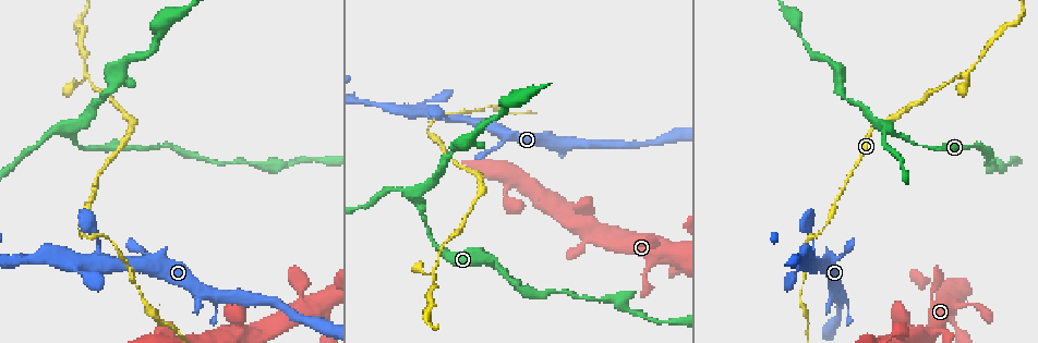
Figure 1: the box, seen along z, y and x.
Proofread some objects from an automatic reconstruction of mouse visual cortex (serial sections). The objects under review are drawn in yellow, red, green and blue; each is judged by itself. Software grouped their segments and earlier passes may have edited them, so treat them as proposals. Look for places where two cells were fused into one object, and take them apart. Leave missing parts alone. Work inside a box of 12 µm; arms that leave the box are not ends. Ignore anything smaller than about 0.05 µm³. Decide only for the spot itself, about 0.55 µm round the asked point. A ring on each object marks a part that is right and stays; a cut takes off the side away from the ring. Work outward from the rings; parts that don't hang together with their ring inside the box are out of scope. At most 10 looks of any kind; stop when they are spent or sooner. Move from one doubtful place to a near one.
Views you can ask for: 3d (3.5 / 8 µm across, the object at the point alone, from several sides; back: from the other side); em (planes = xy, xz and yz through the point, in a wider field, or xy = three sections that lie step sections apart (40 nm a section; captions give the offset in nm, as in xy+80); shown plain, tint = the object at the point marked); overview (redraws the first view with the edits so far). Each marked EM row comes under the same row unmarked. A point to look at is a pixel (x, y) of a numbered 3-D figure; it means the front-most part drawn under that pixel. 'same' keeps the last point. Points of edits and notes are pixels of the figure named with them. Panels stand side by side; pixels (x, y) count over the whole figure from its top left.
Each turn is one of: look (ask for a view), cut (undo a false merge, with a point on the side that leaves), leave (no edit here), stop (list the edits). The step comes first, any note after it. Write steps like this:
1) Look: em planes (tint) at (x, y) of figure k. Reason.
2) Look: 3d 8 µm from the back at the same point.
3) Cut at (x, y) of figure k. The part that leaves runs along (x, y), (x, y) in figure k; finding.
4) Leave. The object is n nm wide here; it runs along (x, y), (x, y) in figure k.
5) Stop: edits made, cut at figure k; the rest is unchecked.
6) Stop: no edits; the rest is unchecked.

Look: 3d 3.5 µm at (817, 236) of figure 1. Sharp bend.

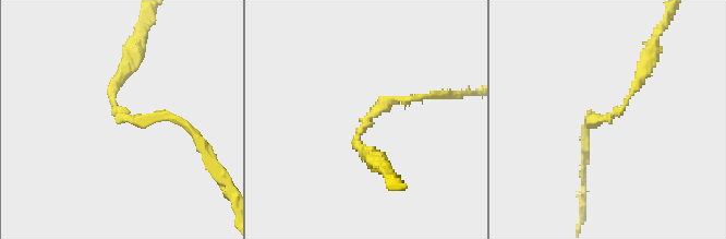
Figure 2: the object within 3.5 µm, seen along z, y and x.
Look: em xy step 3 (tint) at (122, 121) of figure 2. The arms are 100, 200 nm wide; shape alone is not enough.

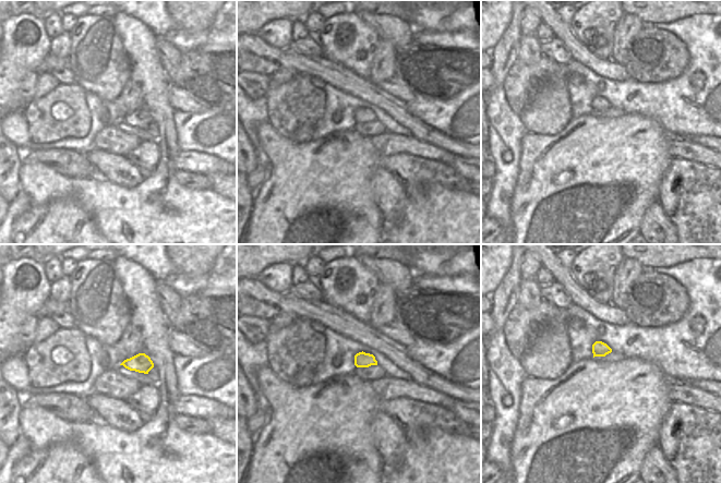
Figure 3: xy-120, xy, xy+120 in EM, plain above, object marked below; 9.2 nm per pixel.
Look: em xy step 5 (tint) at the same point. Another direction.

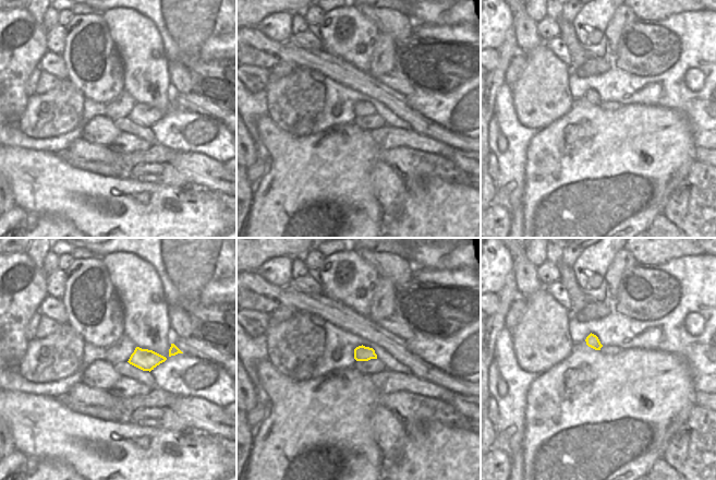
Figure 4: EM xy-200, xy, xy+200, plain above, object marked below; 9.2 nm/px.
Leave. It runs along (646, 66), (618, 109), (585, 126) in figure 2; all the same cell.

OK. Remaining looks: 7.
Look: 3d 3.5 µm from the back at (896, 136) of figure 1. Calibre changes.

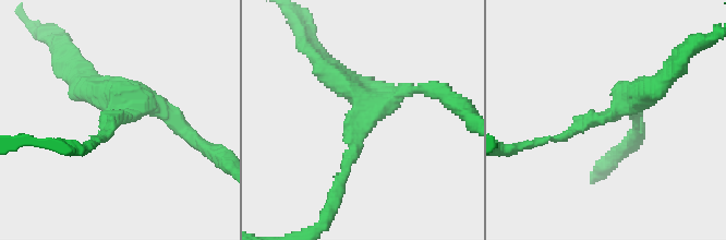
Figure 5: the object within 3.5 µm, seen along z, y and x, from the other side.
Look: em xy step 3 (tint) at (612, 116) of figure 5. 3 arms meet here; the arms are 150, 200, 350 nm wide; shape alone is not enough.

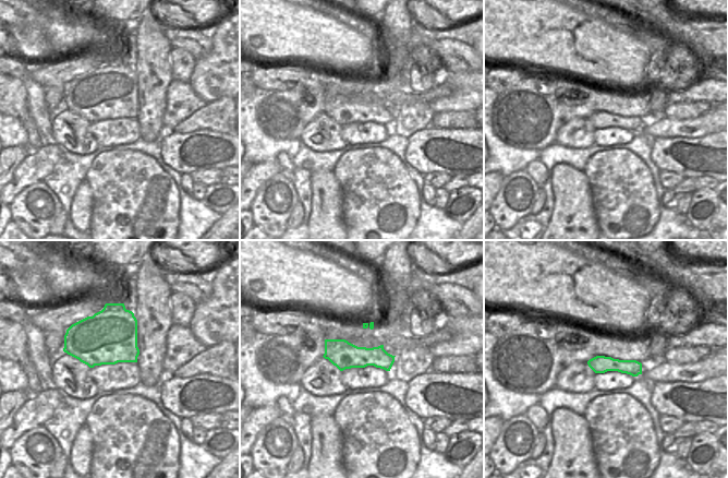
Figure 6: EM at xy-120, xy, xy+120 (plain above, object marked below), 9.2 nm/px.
Leave. It runs along (555, 138), (655, 87) in figure 5; continuous, no second cell.

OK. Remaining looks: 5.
Look: 3d 3.5 µm at (995, 167) of figure 1. Calibre changes.

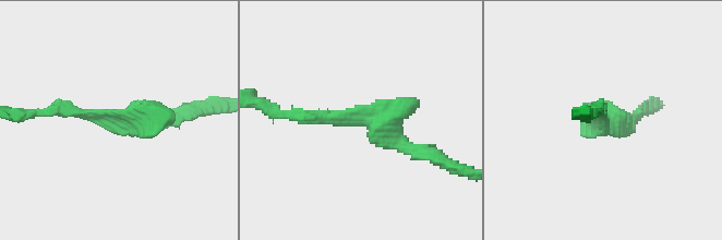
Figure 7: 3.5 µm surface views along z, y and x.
Look: em xy step 1 (tint) at (606, 123) of figure 7.

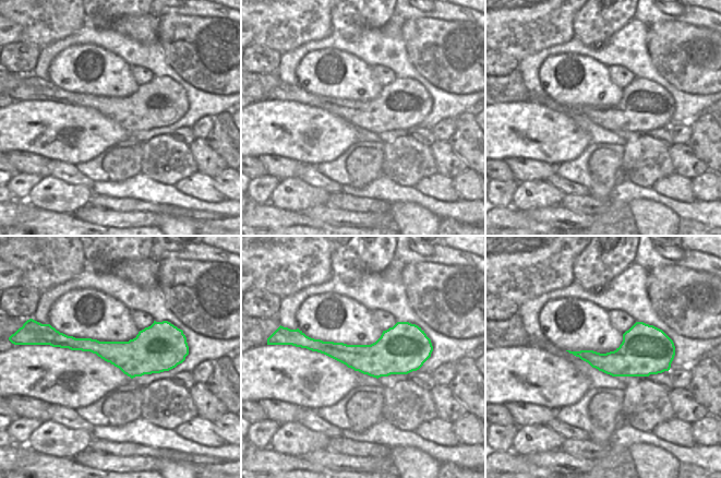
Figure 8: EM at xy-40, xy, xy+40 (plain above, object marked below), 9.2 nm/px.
Leave. It runs along (303, 117), (374, 120), (437, 159) in figure 7; one cell here.

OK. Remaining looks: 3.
Look: 3d 3.5 µm at (968, 72) of figure 1. A fork.

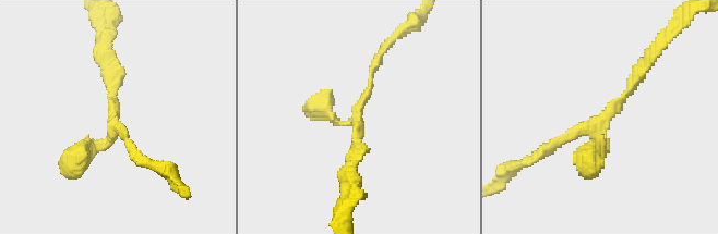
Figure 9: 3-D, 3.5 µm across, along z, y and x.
Look: em xy step 5 (tint) at (360, 113) of figure 9.

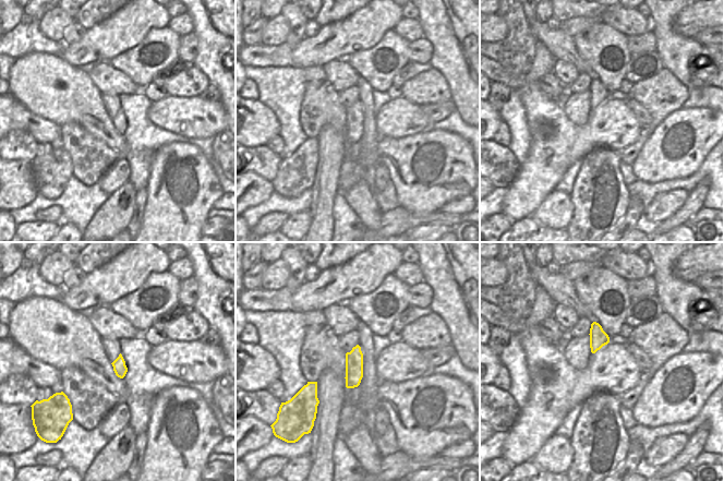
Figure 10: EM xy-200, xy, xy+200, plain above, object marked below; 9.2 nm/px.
Look: em xy step 1 (tint) at the same point.

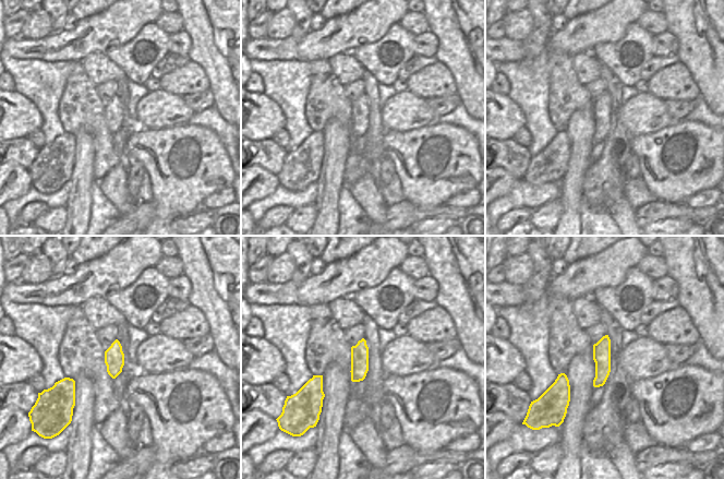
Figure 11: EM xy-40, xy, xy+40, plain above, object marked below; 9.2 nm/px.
Leave. 3 arms meet here; it runs along (538, 152), (597, 125), (644, 69) in figure 9; one cell here.

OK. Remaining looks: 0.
Stop: no edits; the rest is unchecked.

